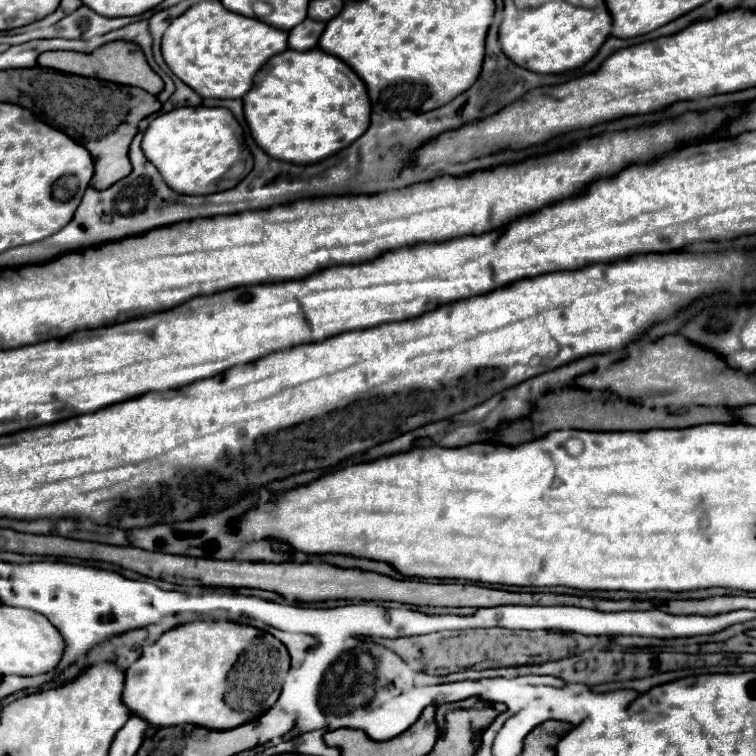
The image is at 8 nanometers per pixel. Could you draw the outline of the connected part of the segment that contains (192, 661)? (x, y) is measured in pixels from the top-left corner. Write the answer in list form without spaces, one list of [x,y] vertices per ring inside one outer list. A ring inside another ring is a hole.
[[[196,620],[164,632],[126,670],[124,704],[132,714],[142,716],[150,728],[194,722],[220,730],[256,720],[266,712],[266,704],[252,704],[248,712],[238,712],[228,708],[224,694],[230,668],[258,634],[262,634],[260,628],[230,620]]]

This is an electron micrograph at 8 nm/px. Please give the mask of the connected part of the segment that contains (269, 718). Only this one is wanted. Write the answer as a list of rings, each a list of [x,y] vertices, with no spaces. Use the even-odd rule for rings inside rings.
[[[270,708],[262,714],[262,740],[270,742],[272,738],[280,738],[294,728],[294,716],[282,712],[280,708]]]

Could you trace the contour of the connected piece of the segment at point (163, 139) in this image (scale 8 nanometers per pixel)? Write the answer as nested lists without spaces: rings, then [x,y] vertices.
[[[184,106],[154,118],[144,134],[142,150],[154,162],[166,184],[182,194],[206,196],[234,188],[254,166],[244,142],[244,130],[228,108]]]

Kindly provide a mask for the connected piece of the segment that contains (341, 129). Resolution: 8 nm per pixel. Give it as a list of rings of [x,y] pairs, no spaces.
[[[288,48],[286,52],[272,56],[256,74],[252,90],[244,96],[244,116],[256,144],[272,158],[294,164],[314,164],[348,148],[368,130],[370,112],[370,98],[362,78],[346,62],[320,48],[306,52]]]

